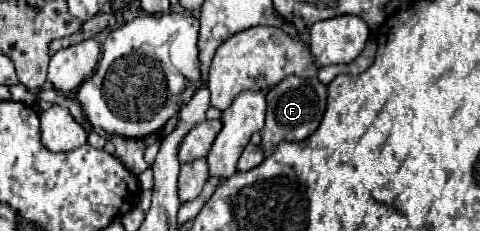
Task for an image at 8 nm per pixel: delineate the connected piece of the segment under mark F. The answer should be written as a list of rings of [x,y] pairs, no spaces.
[[[290,75],[284,81],[280,81],[276,87],[272,87],[266,95],[268,101],[268,113],[266,113],[266,125],[262,129],[262,151],[268,157],[274,149],[274,145],[278,141],[304,141],[306,137],[310,137],[322,117],[324,117],[324,109],[326,109],[326,85],[322,85],[318,79],[302,79],[298,75]]]

